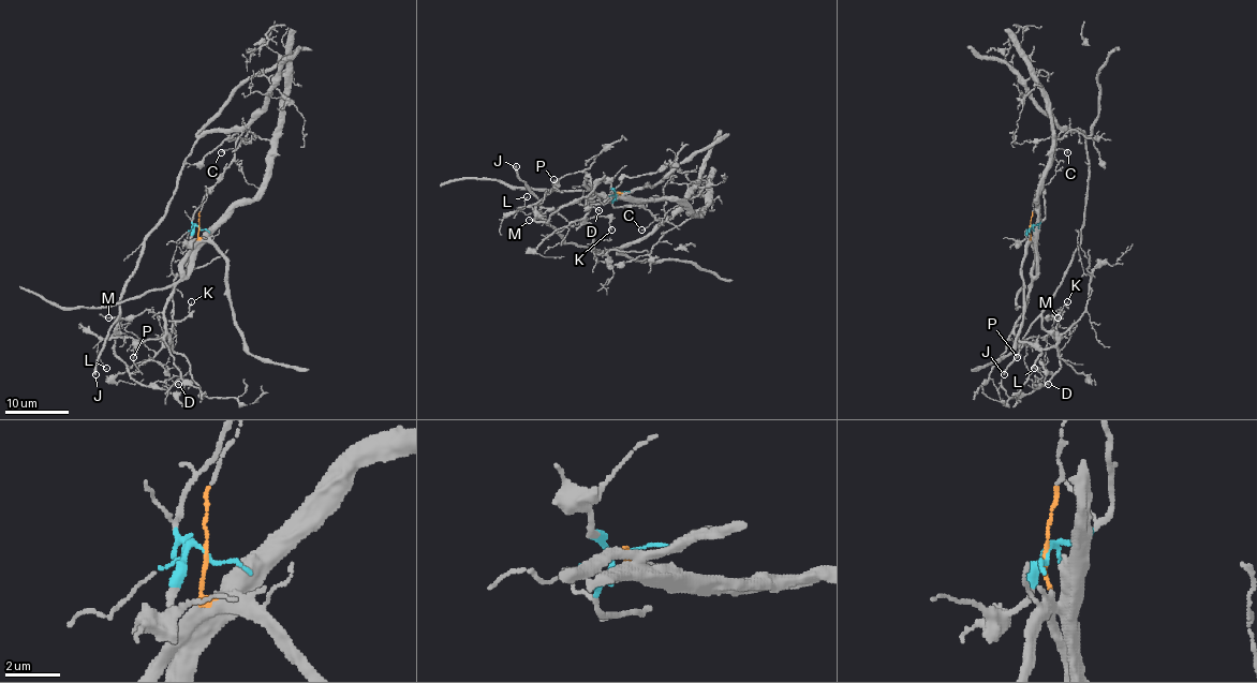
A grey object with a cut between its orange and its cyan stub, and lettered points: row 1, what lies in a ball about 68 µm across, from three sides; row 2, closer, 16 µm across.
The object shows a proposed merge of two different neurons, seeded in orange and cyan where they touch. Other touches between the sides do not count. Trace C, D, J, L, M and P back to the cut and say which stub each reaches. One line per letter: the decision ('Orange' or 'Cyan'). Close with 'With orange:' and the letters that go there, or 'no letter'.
C: Cyan
D: Cyan
J: Cyan
L: Orange
M: Cyan
P: Orange
With orange: L, P

